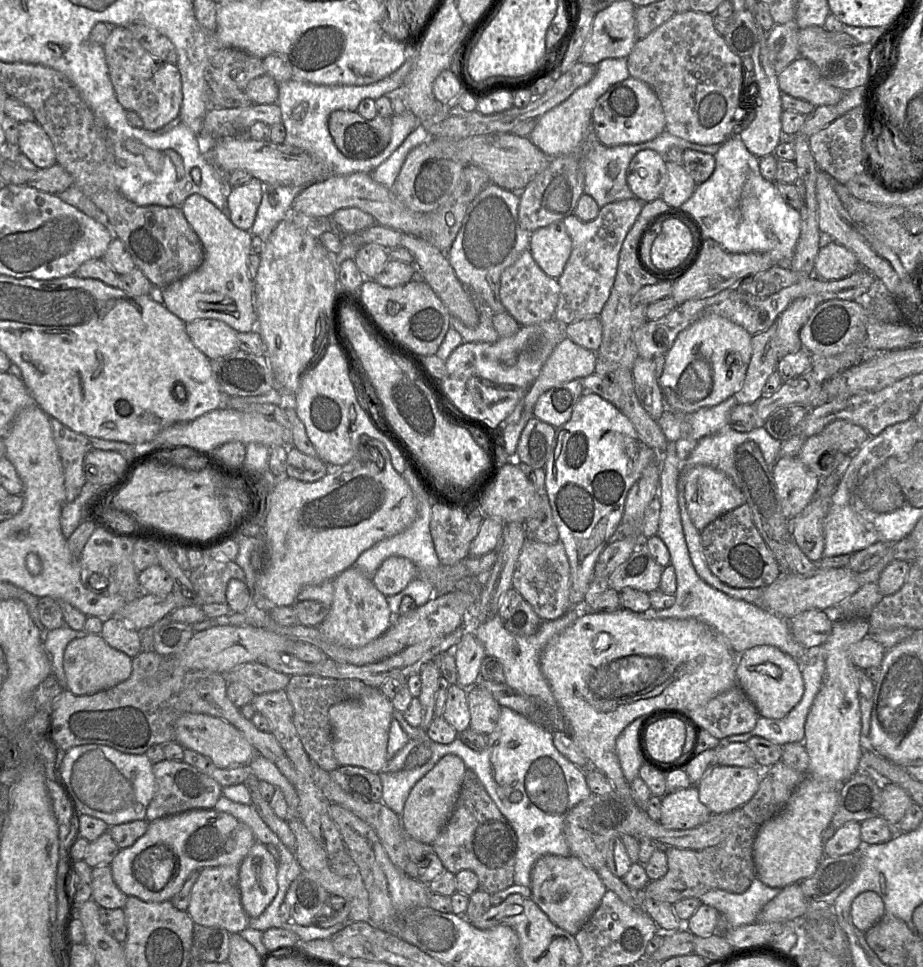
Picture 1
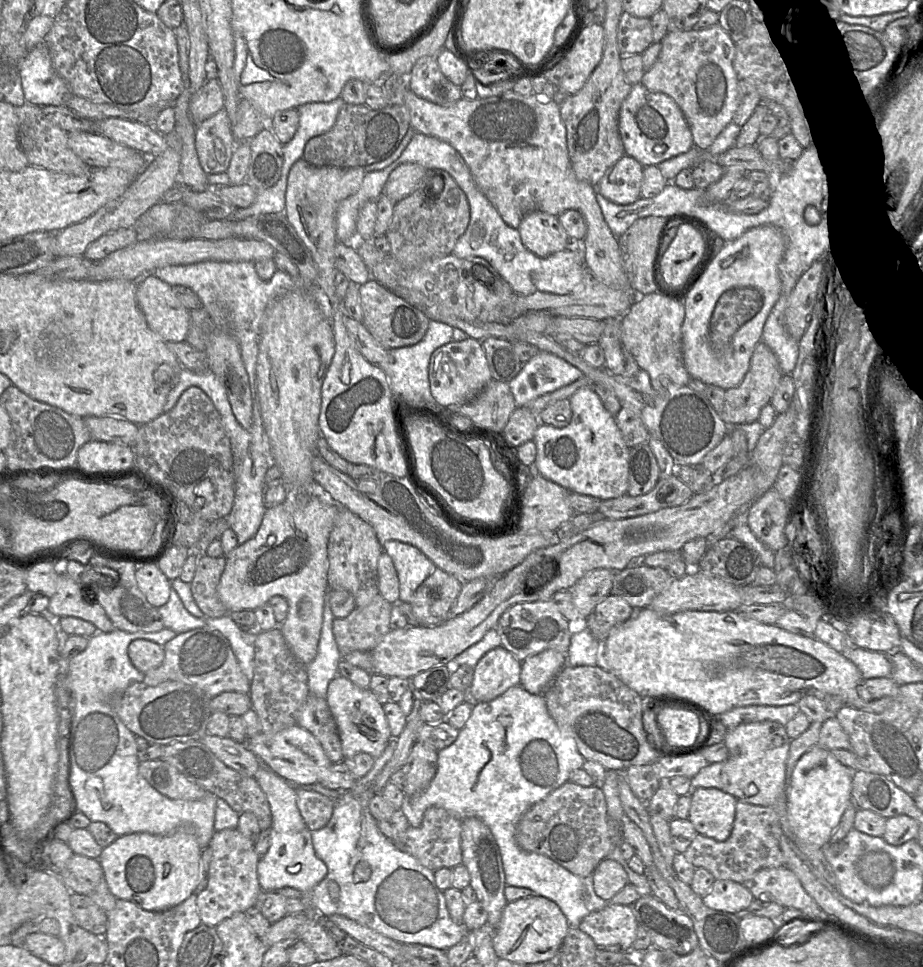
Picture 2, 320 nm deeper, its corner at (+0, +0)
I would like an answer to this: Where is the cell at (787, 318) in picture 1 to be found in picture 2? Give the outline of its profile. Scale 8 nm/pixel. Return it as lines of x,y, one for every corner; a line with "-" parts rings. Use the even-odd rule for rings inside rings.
762,340
754,348
750,365
741,383
725,390
721,418
727,425
746,424
758,419
762,407
770,402
783,375
775,353

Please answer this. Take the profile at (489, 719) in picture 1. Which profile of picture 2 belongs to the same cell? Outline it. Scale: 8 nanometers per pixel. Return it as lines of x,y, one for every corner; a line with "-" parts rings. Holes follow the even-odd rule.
504,646
488,651
474,668
468,690
474,702
488,702
509,688
520,685
521,661

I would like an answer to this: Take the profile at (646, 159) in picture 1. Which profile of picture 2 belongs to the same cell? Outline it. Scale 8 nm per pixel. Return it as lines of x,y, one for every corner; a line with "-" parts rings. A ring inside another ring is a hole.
624,154
610,166
597,183
596,191
619,205
631,204
641,197
644,166

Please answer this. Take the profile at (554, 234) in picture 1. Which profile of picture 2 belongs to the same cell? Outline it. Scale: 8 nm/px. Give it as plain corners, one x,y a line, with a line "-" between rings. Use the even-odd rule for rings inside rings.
540,211
525,215
519,224
518,231
523,245
541,258
576,245
558,217

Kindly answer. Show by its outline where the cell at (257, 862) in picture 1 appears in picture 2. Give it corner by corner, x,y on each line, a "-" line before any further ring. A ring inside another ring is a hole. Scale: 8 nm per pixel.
261,764
254,775
264,791
271,809
272,824
270,846
257,865
258,881
262,891
276,892
280,888
291,887
307,898
312,910
309,895
315,886
327,875
326,864
316,855
311,839
311,831
306,826
297,807
296,786
289,783
274,771

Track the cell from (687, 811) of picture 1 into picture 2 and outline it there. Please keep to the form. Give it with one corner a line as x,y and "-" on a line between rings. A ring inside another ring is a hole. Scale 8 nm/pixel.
695,788
690,795
687,819
697,833
717,841
726,840
733,828
737,799
717,788

